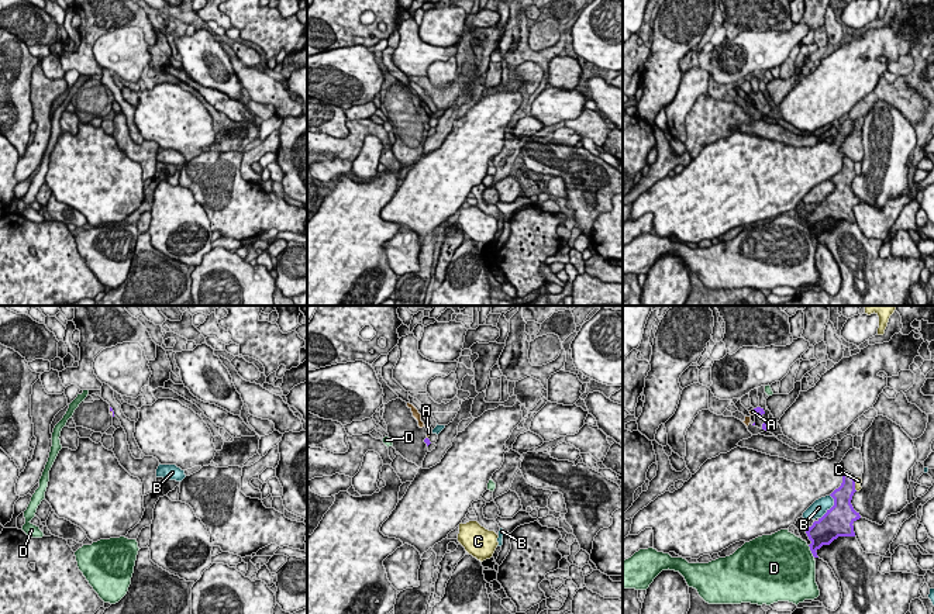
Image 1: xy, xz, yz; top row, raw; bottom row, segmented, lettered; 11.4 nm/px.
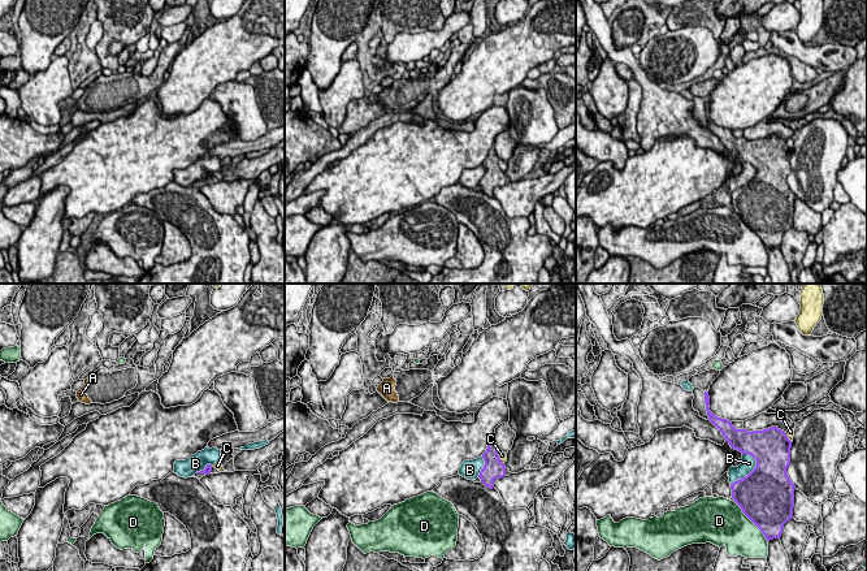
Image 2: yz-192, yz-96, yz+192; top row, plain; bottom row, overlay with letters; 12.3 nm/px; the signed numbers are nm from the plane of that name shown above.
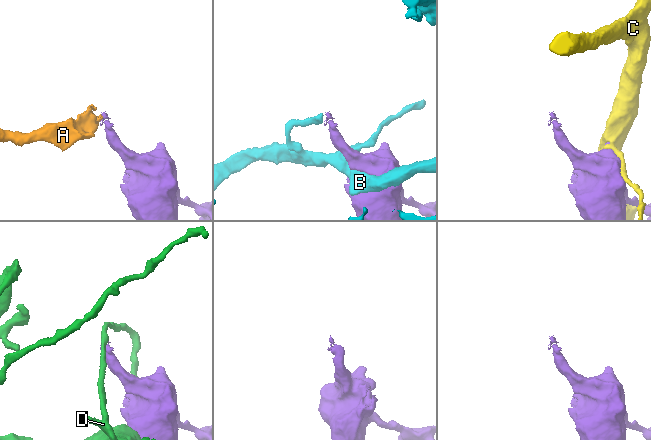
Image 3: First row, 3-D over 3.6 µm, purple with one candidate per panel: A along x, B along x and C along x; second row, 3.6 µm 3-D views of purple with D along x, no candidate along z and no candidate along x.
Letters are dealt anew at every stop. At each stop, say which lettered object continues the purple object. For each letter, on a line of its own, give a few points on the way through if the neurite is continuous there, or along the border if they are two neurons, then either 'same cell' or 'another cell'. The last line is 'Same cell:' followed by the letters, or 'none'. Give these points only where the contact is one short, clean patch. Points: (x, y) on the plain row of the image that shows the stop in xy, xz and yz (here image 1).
A: runs through xy (110, 92), (113, 97), (110, 96); same cell
B: another cell
C: another cell
D: another cell
Same cell: A

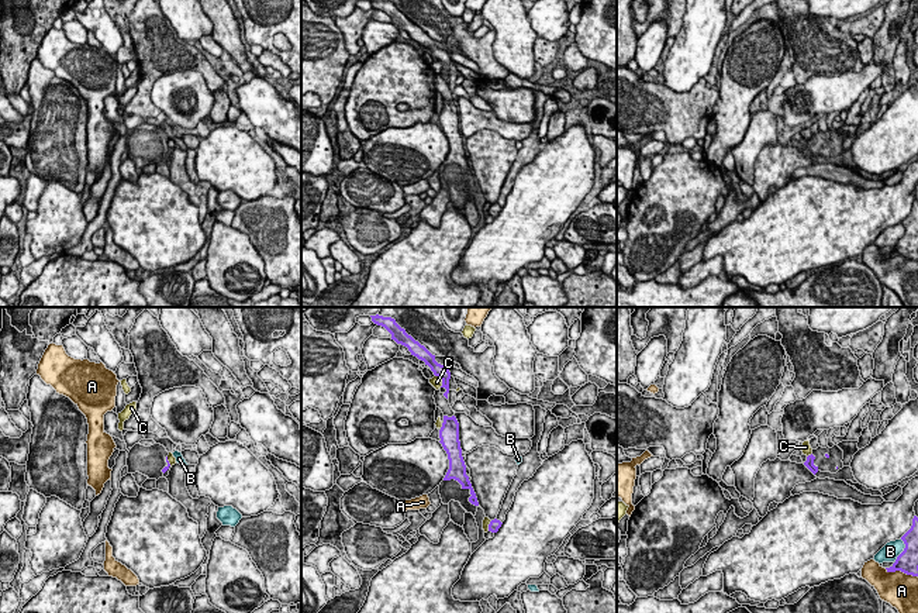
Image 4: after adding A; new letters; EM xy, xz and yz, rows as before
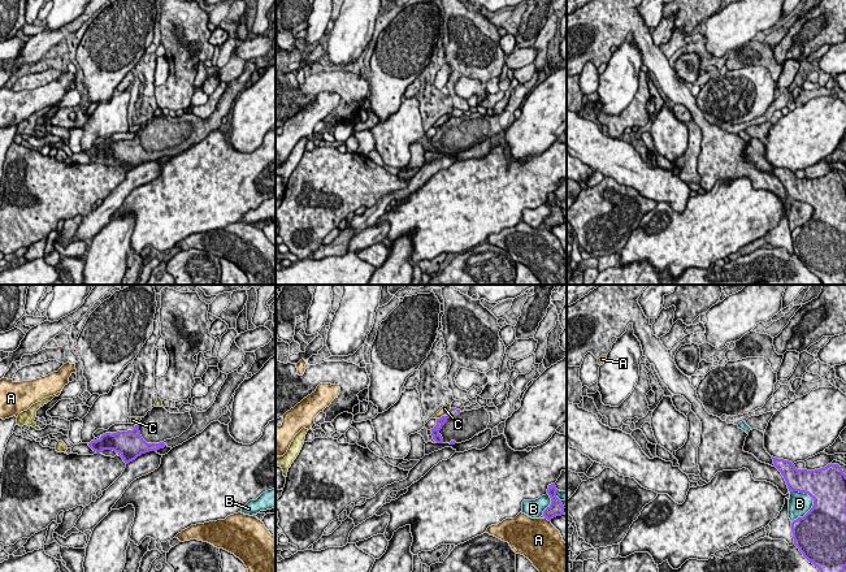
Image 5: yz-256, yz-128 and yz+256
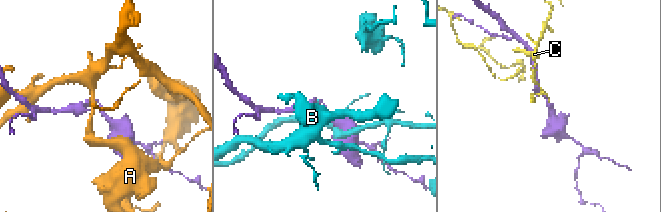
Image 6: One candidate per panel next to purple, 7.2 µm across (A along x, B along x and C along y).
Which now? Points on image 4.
A: another cell
B: another cell
C: border along xz (435, 59), (441, 64), (441, 71); another cell
Same cell: none

